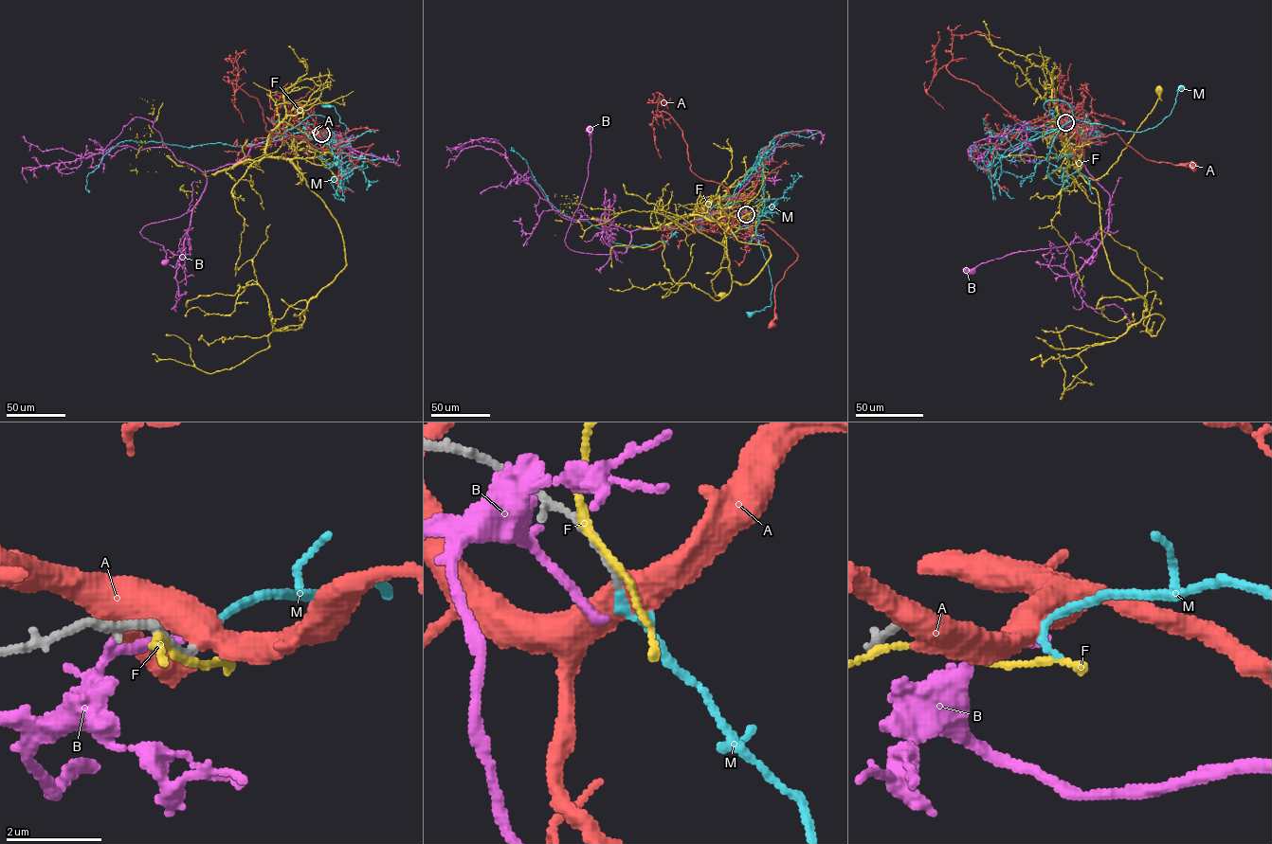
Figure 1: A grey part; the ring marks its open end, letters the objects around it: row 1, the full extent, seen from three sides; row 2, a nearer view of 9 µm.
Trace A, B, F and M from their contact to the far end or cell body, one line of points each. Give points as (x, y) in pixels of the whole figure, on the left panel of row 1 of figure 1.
A: (321, 134), (336, 136), (345, 148), (373, 144), (346, 173)
B: (319, 134), (253, 145), (240, 160), (207, 171), (205, 190), (191, 209), (139, 232), (163, 246), (164, 262)
F: (321, 134), (298, 145), (292, 161), (302, 175), (298, 184), (297, 151), (286, 134), (291, 112), (298, 106)
M: (321, 134), (331, 131), (341, 141), (345, 143), (348, 139), (346, 127), (340, 121), (334, 106), (326, 103)

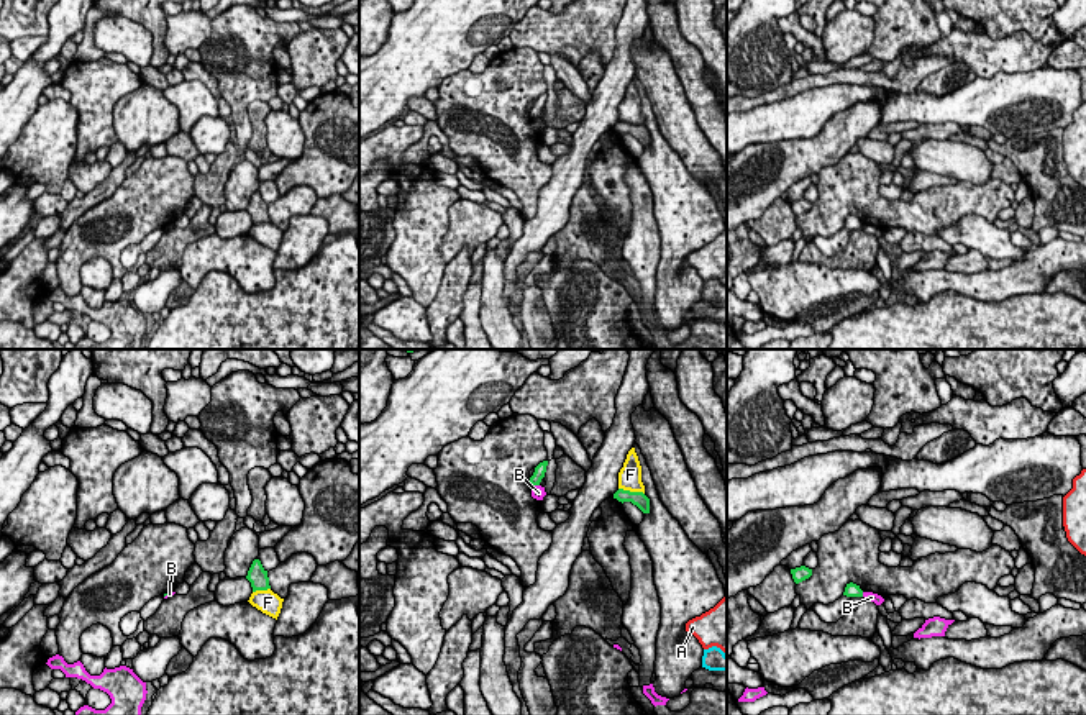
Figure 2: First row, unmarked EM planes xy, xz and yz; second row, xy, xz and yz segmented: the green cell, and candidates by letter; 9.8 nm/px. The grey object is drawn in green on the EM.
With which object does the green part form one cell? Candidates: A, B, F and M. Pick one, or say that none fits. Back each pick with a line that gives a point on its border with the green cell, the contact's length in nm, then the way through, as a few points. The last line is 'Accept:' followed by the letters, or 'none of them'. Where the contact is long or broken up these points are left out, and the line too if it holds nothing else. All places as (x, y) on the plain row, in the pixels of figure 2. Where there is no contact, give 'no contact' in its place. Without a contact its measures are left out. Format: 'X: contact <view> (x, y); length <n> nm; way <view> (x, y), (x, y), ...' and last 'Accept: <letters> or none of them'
M: no contact
Accept: M

